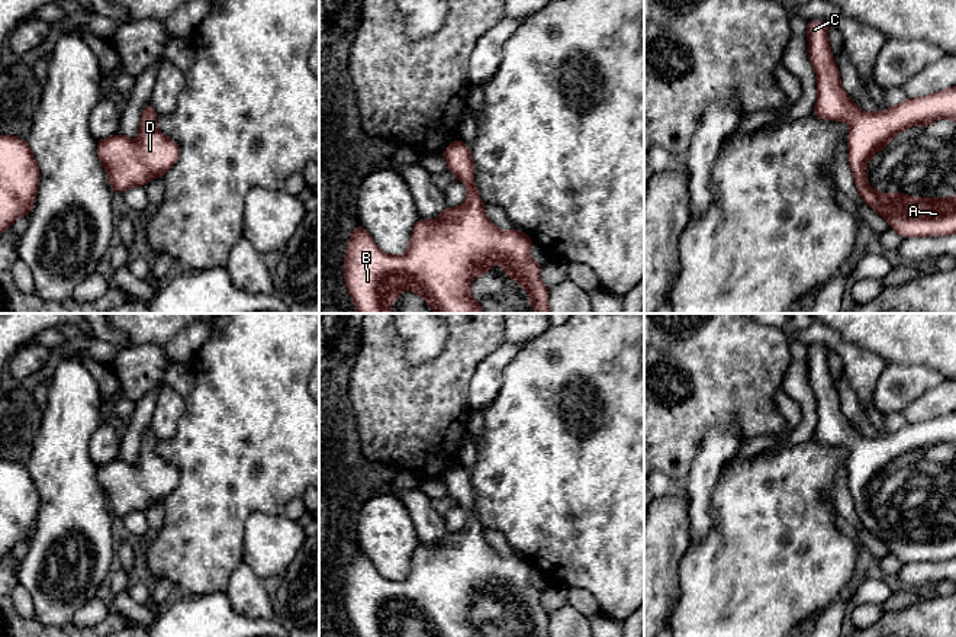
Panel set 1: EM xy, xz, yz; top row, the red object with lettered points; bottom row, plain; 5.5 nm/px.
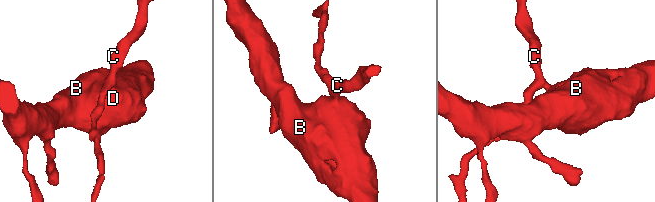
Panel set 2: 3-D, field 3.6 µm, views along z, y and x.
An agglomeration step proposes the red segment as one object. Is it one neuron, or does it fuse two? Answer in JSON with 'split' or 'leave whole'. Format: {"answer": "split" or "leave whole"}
{"answer": "leave whole"}

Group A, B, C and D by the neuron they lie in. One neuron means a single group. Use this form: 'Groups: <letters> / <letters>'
Groups: A B C D

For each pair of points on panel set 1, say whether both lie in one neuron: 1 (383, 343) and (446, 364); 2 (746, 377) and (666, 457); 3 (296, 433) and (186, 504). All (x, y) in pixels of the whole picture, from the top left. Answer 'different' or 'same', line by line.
1: same
2: same
3: same

